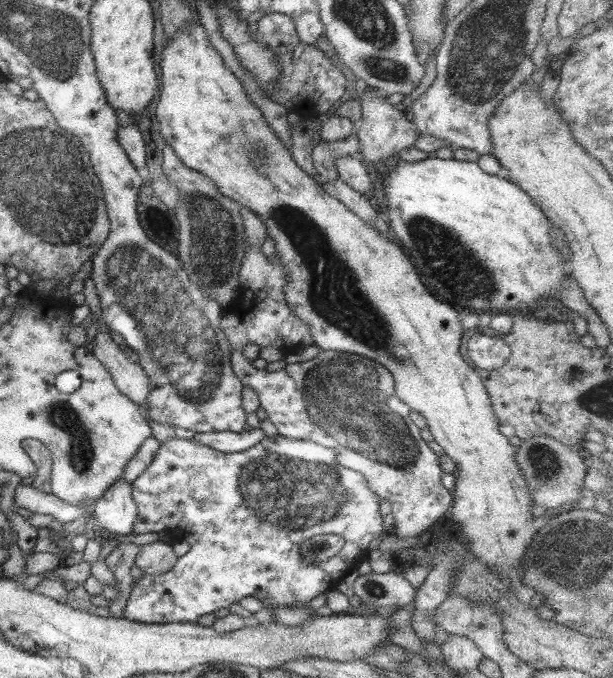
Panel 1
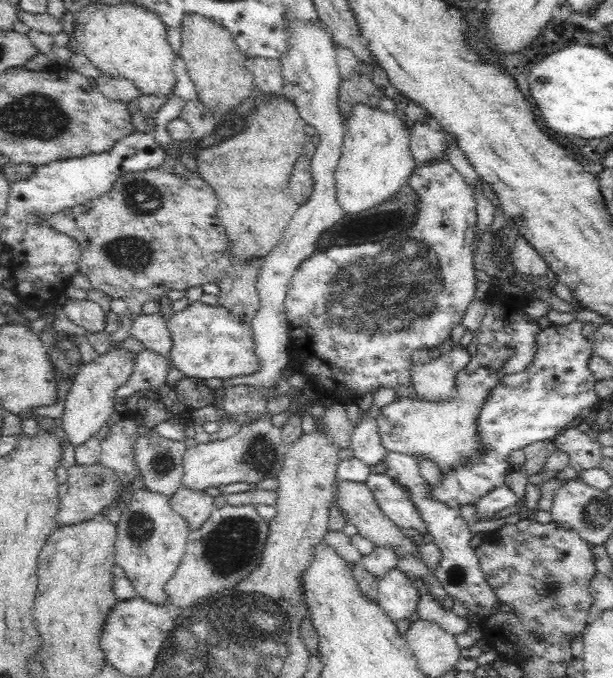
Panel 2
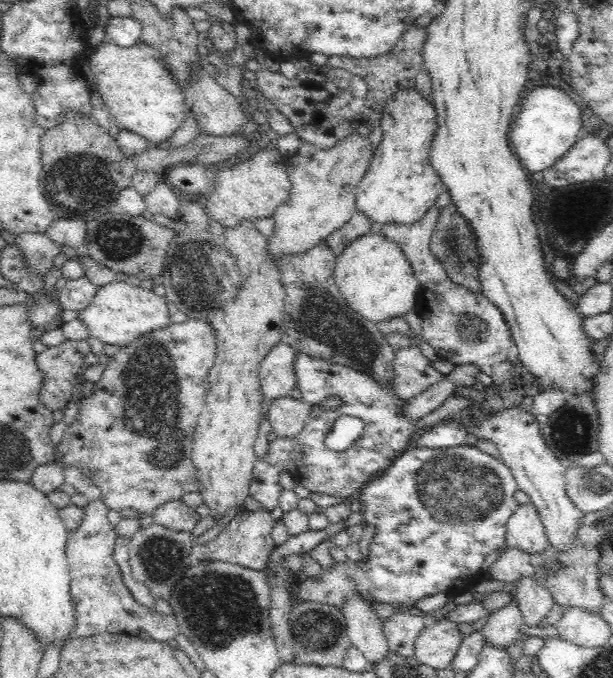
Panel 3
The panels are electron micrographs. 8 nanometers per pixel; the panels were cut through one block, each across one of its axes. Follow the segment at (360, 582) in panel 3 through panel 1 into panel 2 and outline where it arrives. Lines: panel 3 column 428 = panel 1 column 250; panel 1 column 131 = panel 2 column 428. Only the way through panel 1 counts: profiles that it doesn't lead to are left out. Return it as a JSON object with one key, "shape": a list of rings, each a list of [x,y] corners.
{"shape":[[[410,576],[414,579],[418,591],[420,591],[420,598],[418,598],[417,613],[422,620],[434,622],[443,628],[445,632],[452,634],[454,637],[464,633],[470,626],[469,622],[456,616],[452,610],[443,608],[442,603],[438,603],[429,595],[427,586],[421,581],[422,578]]]}

